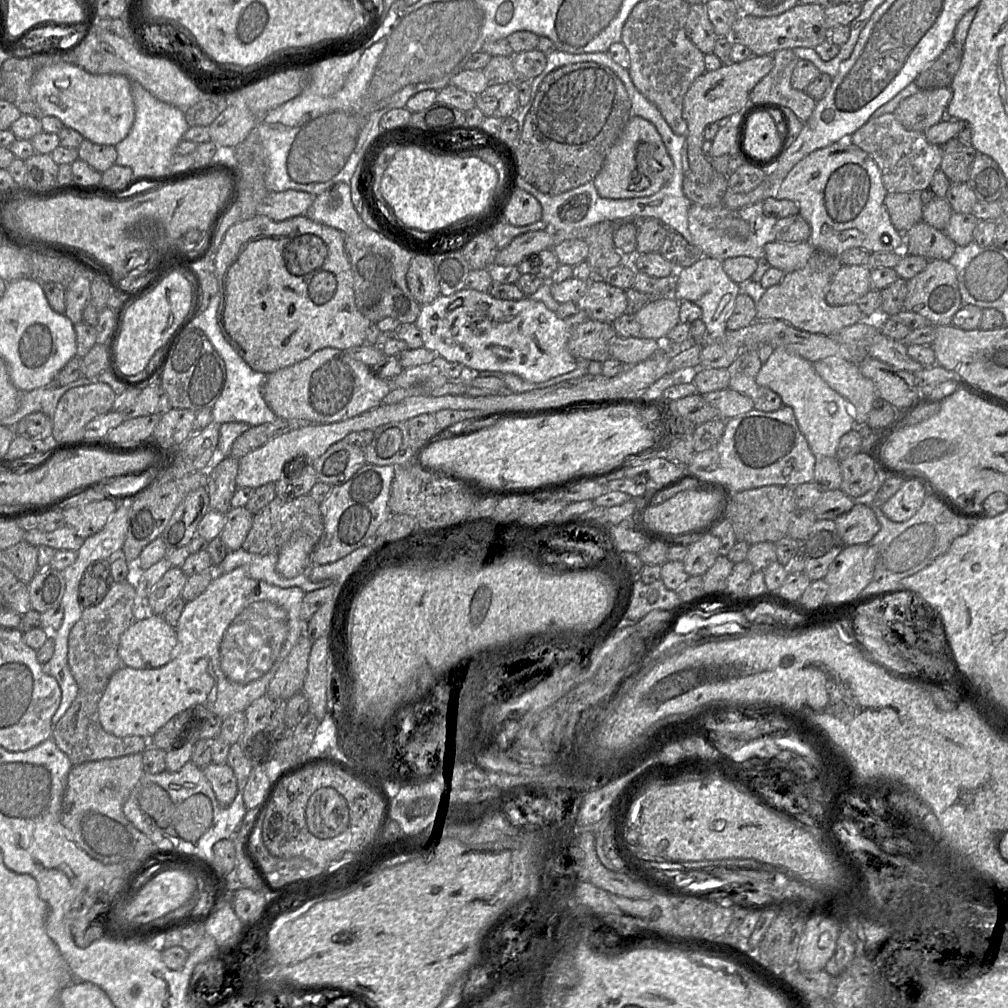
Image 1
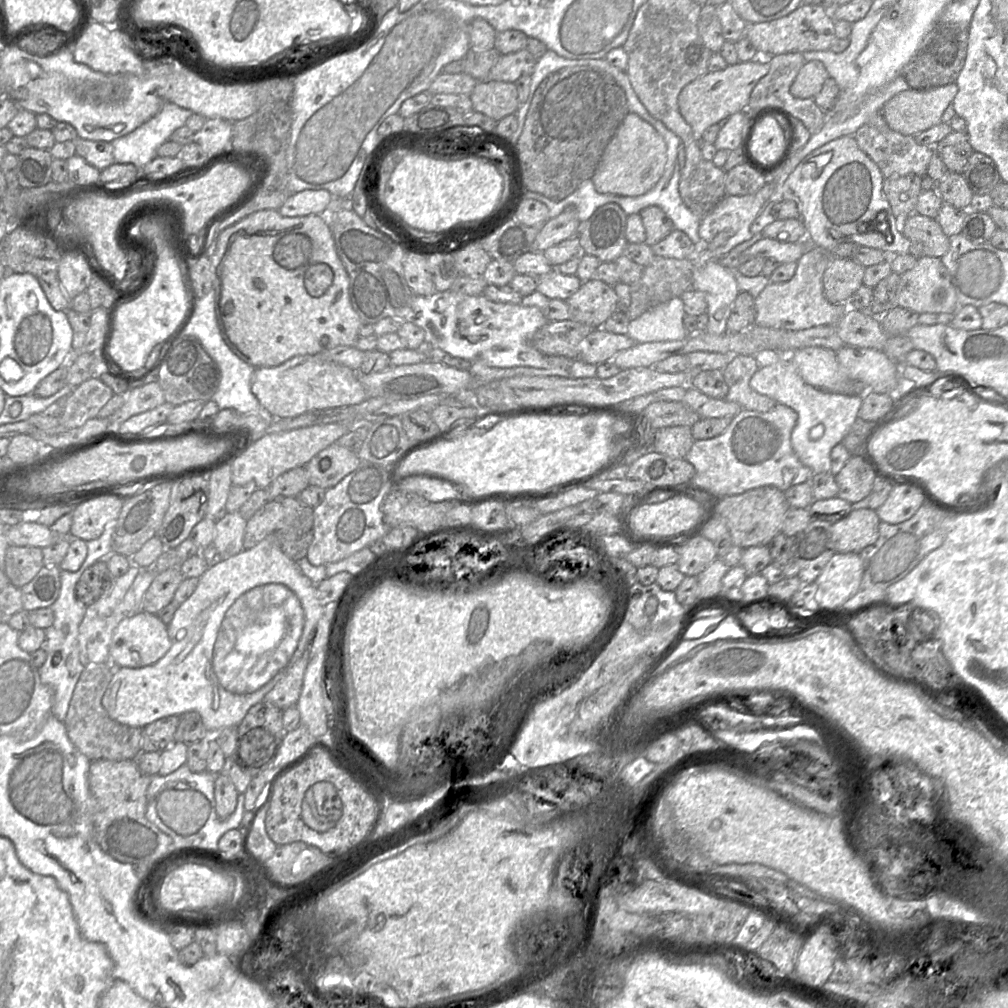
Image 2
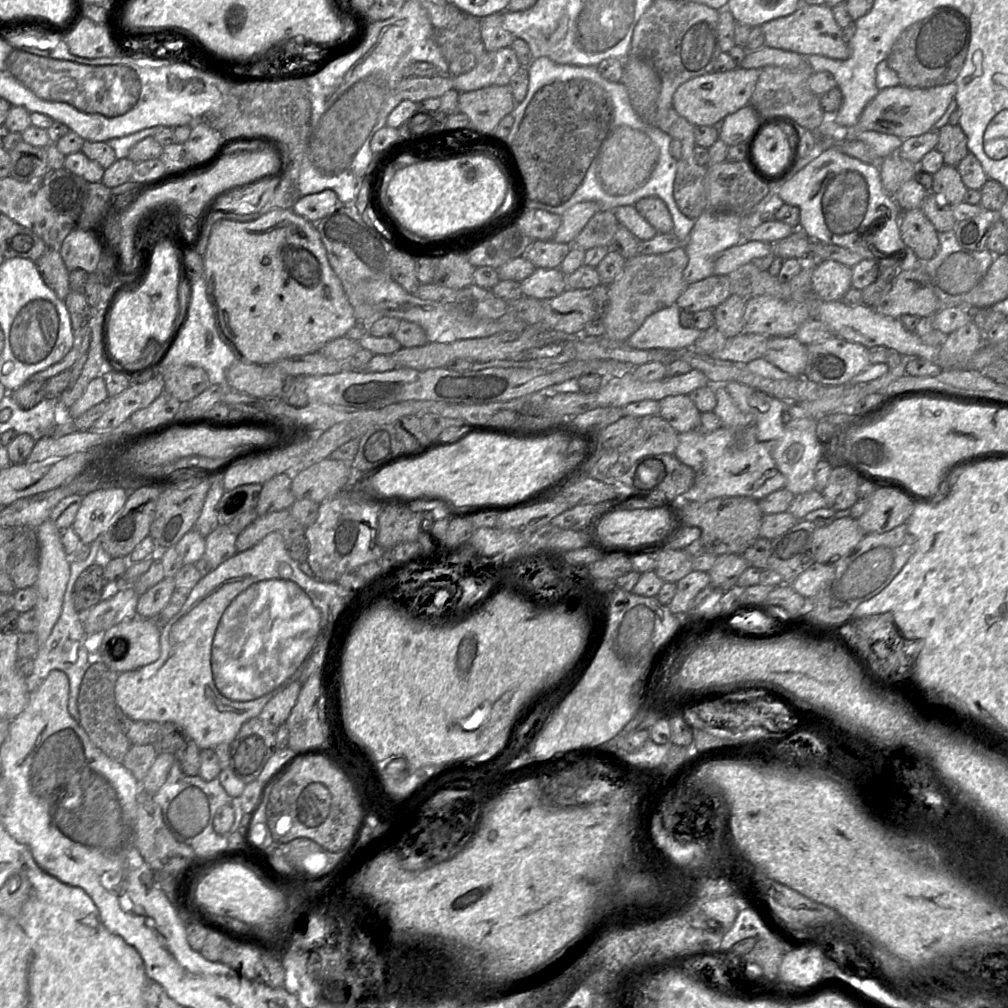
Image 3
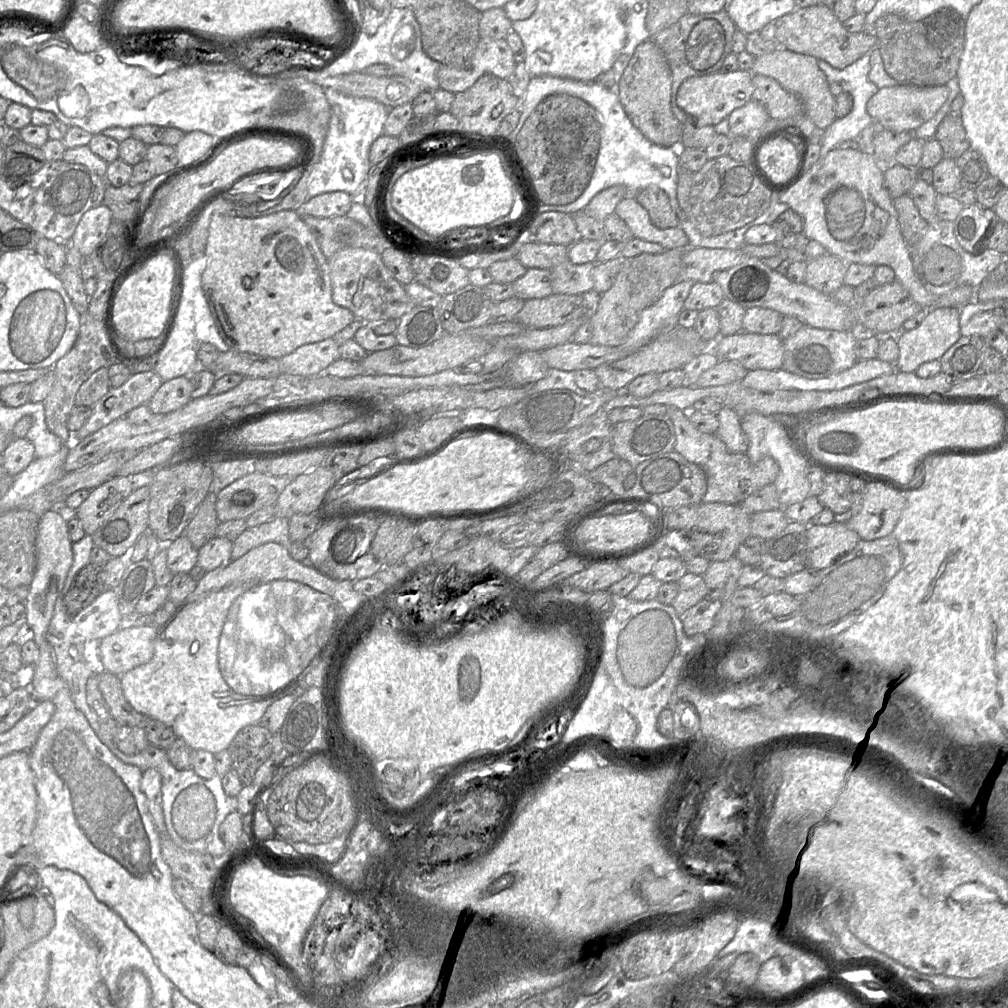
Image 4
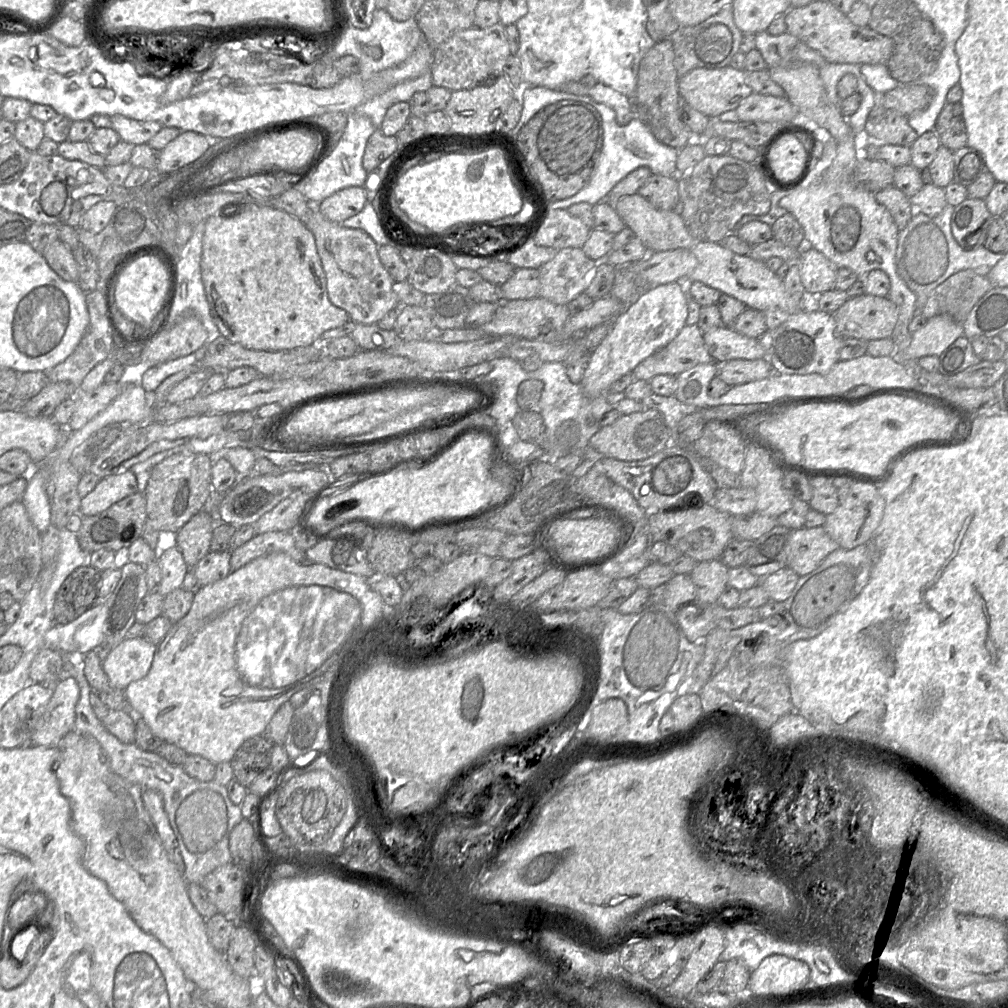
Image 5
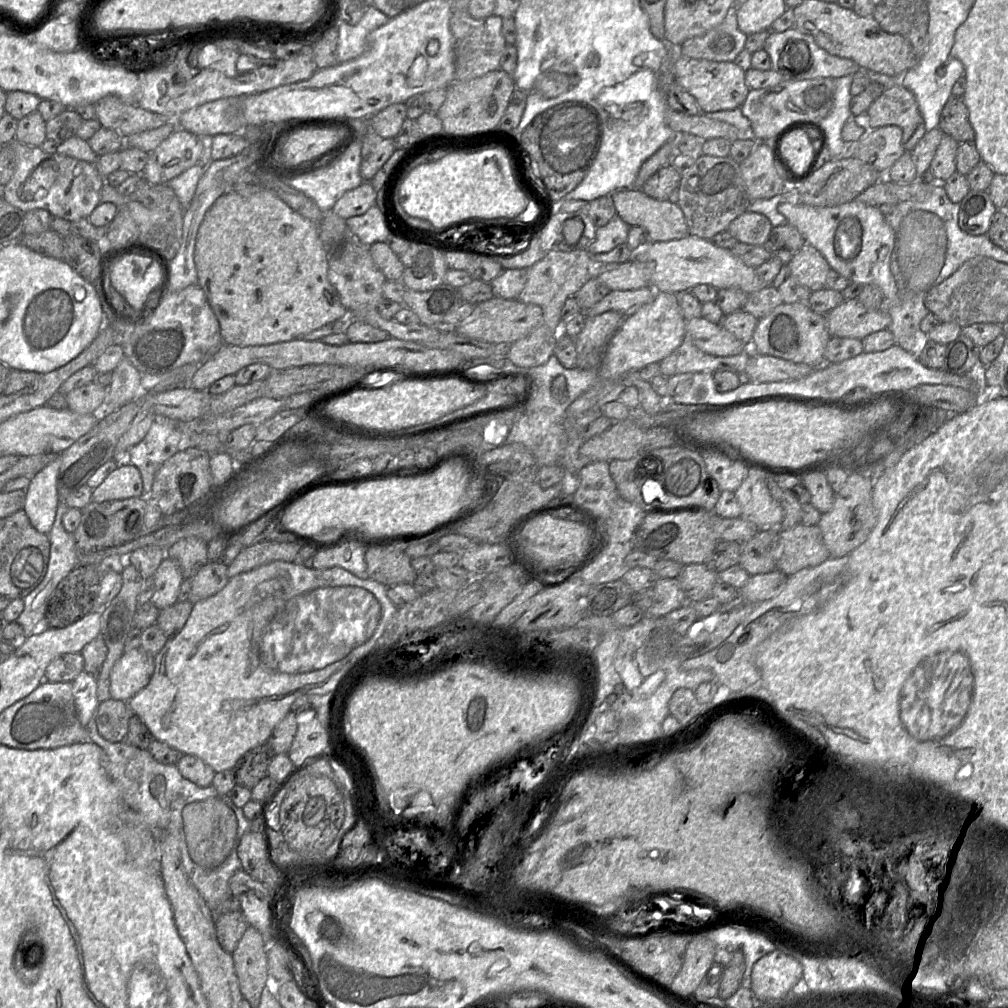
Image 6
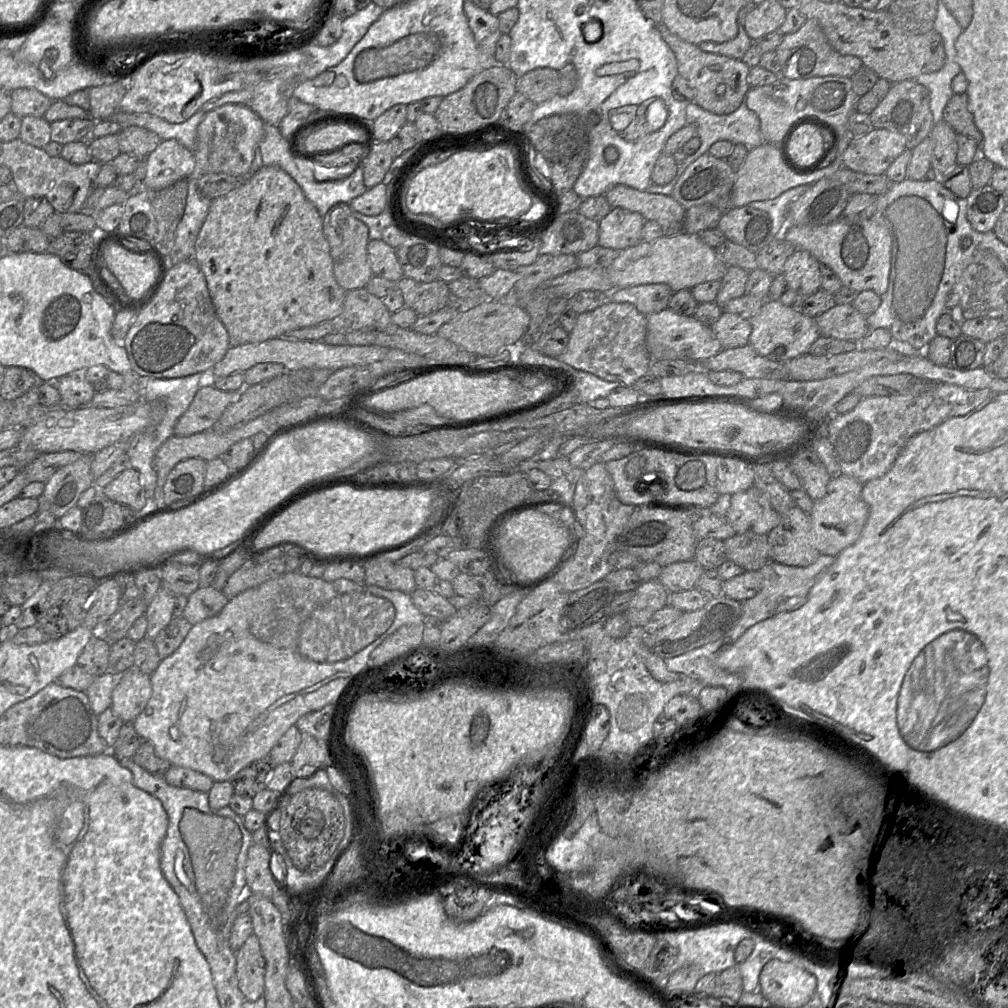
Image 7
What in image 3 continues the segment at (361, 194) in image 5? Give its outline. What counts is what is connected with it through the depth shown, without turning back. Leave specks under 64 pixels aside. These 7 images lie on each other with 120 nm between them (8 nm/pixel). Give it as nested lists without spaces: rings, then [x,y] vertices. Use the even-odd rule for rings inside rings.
[[[326,189],[319,193],[302,196],[293,206],[292,211],[312,223],[316,223],[331,212],[339,205],[337,194]]]

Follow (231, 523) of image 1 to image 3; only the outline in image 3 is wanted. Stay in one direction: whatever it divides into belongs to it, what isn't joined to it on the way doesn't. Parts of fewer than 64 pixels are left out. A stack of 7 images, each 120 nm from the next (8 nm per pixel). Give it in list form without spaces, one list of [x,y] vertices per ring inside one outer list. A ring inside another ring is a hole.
[[[228,525],[218,527],[205,537],[203,558],[214,568],[235,555],[237,535],[231,532]]]

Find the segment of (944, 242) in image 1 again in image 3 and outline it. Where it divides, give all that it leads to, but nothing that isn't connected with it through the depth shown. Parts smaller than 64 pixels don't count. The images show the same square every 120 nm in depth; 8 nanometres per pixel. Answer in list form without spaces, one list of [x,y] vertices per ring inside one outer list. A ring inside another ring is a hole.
[[[921,209],[902,212],[900,234],[921,262],[930,260],[939,251],[938,231]]]

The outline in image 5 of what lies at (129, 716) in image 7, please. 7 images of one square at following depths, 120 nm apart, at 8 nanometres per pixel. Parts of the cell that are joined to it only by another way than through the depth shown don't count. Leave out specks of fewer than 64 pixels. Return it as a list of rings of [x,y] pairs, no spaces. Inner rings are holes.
[[[145,637],[125,638],[115,647],[108,649],[104,653],[102,667],[111,685],[124,691],[131,682],[145,677],[151,668],[155,651],[156,645]]]

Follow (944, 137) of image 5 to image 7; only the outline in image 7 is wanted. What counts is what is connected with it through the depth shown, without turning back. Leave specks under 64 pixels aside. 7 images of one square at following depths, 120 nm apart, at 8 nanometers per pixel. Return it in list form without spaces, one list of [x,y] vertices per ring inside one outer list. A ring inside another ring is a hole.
[[[966,93],[963,94],[953,94],[944,108],[943,112],[943,121],[946,122],[952,129],[956,132],[956,134],[962,134],[967,136],[974,141],[976,141],[979,145],[979,155],[980,155],[980,146],[982,141],[982,134],[974,123],[973,116],[968,108],[968,97]]]

